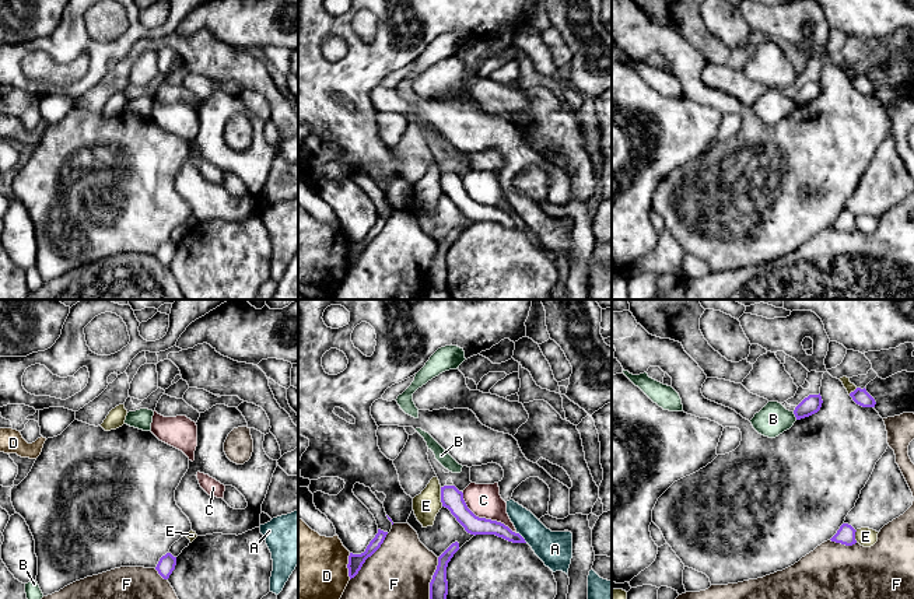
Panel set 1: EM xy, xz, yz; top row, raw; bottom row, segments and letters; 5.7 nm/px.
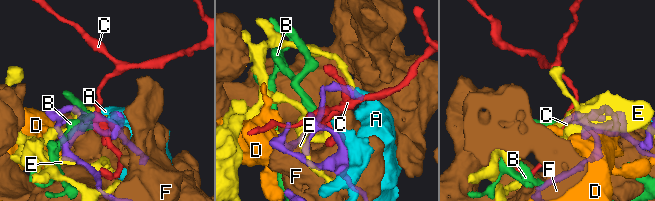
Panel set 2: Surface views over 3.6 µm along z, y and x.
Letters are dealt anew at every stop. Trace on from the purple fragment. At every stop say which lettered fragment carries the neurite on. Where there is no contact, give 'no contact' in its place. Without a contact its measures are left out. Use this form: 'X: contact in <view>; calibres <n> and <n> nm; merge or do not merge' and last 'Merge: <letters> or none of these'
A: contact in xz; calibres 100 and 200 nm; do not merge
B: contact in yz; calibres 110 and 180 nm; do not merge
C: contact in xz; calibres 120 and 190 nm; do not merge
D: contact in xz; calibres 90 and 380 nm; do not merge
E: contact in xz; calibres 120 and 160 nm; do not merge
F: contact in xz; calibres 90 and 360 nm; do not merge
Merge: none of these

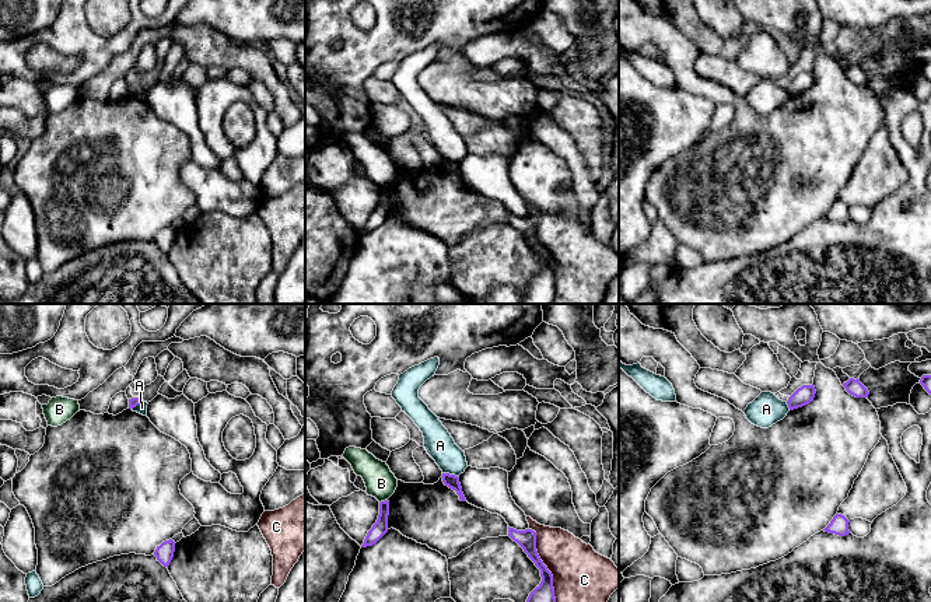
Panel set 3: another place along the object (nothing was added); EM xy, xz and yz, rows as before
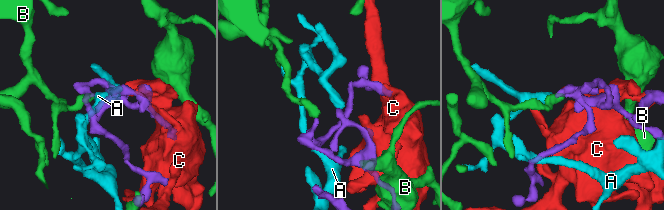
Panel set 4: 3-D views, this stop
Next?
A: contact in xz; calibres 80 and 170 nm; do not merge
B: contact in xz; calibres 90 and 180 nm; do not merge
C: contact in xz; calibres 110 and 320 nm; do not merge
Merge: none of these

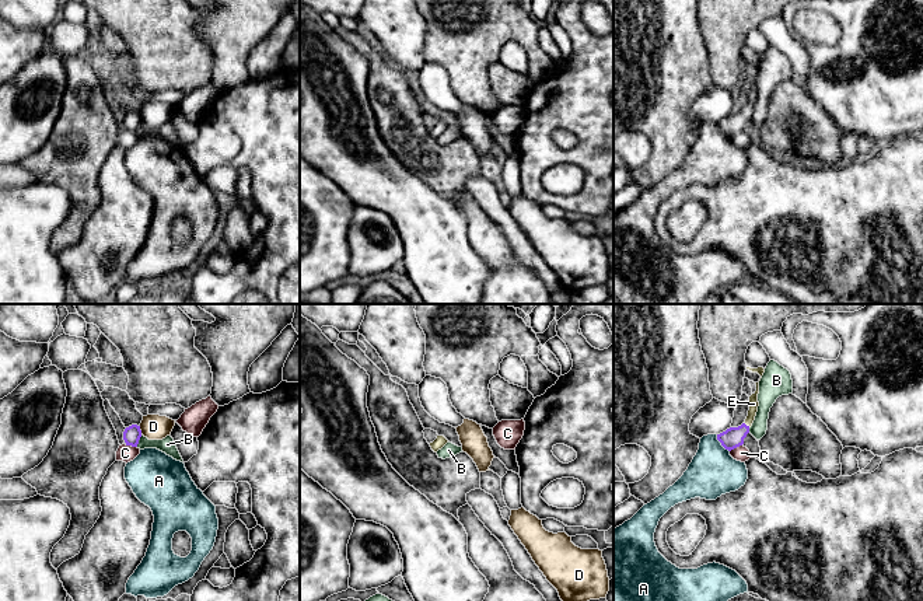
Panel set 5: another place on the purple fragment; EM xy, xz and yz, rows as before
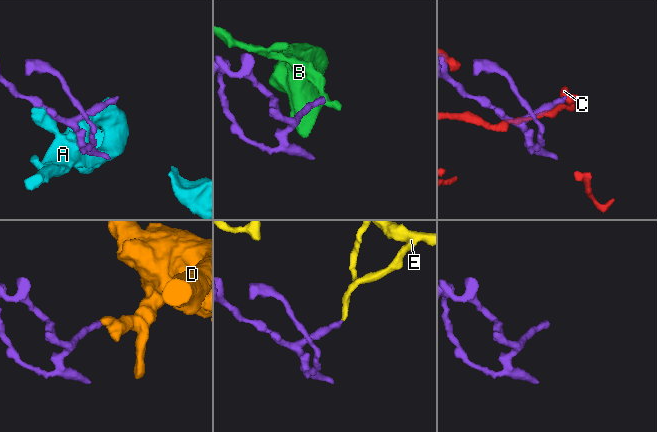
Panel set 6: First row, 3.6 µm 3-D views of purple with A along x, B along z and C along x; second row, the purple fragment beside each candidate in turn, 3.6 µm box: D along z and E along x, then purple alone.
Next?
A: contact in yz; calibres 120 and 280 nm; do not merge
B: contact in xy; calibres 100 and 90 nm; do not merge
C: contact in yz; calibres 120 and 90 nm; do not merge
D: contact in xy; calibres 100 and 140 nm; do not merge
E: contact in yz; calibres 120 and 60 nm; merge
Merge: E

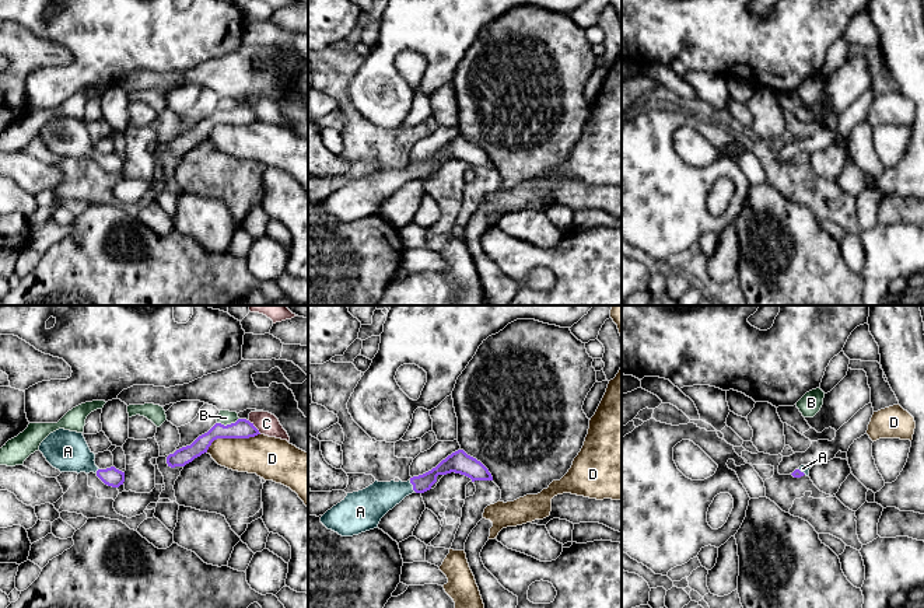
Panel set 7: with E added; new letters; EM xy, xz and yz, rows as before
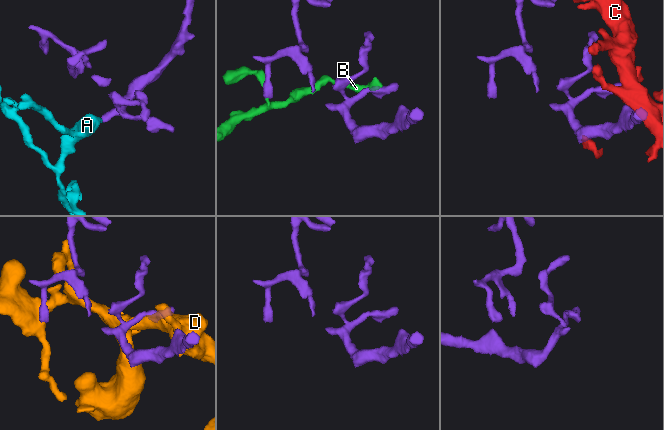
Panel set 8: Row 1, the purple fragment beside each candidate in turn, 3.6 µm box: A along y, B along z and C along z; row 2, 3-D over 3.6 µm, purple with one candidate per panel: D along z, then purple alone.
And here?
A: contact in xz; calibres 100 and 190 nm; merge
B: contact in xy; calibres 110 and 80 nm; do not merge
C: contact in xy; calibres 110 and 120 nm; do not merge
D: contact in xy; calibres 110 and 240 nm; do not merge
Merge: A

